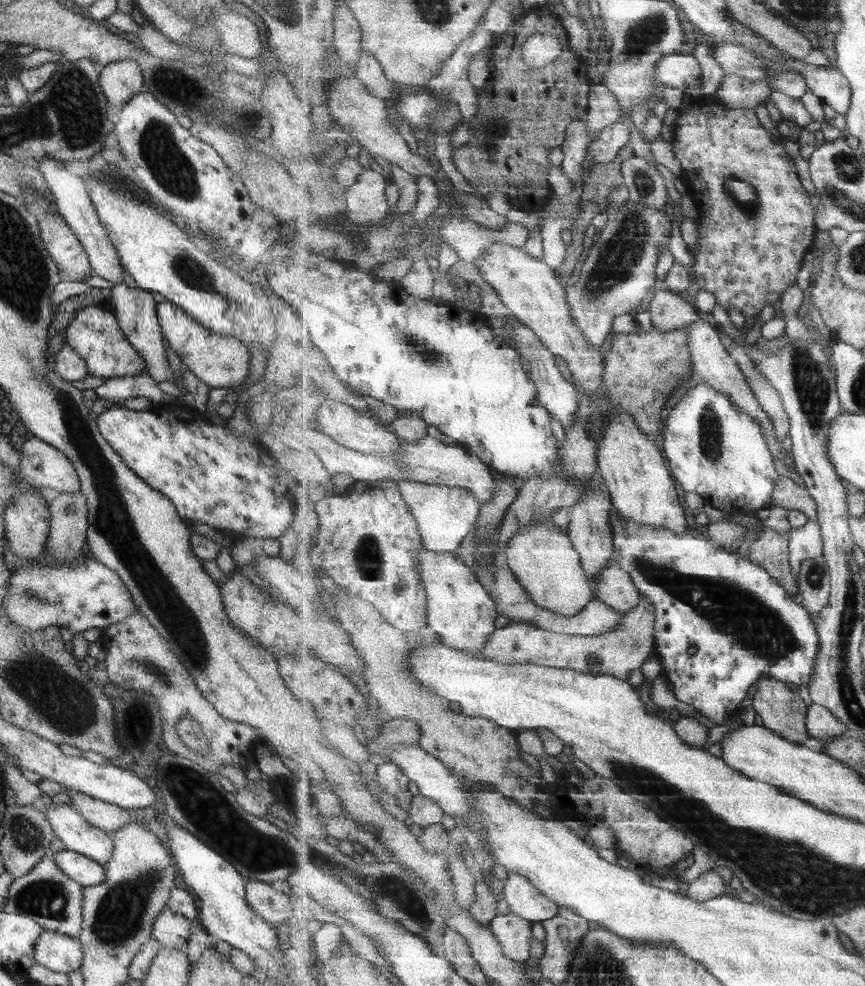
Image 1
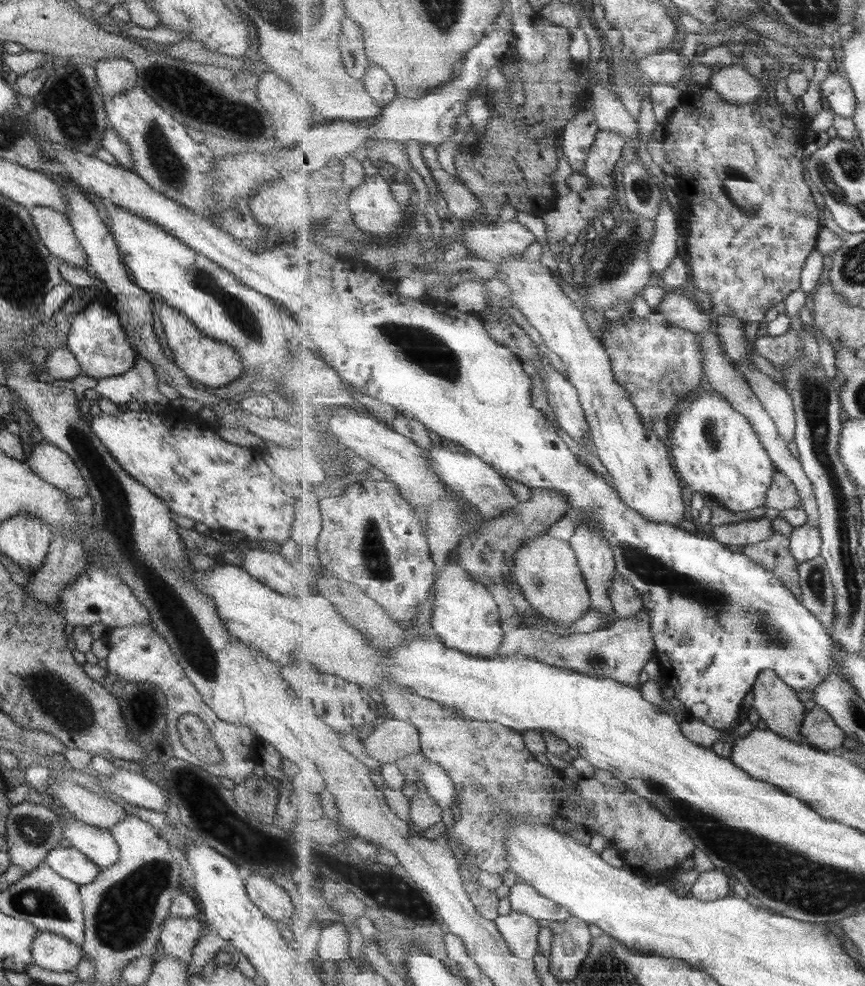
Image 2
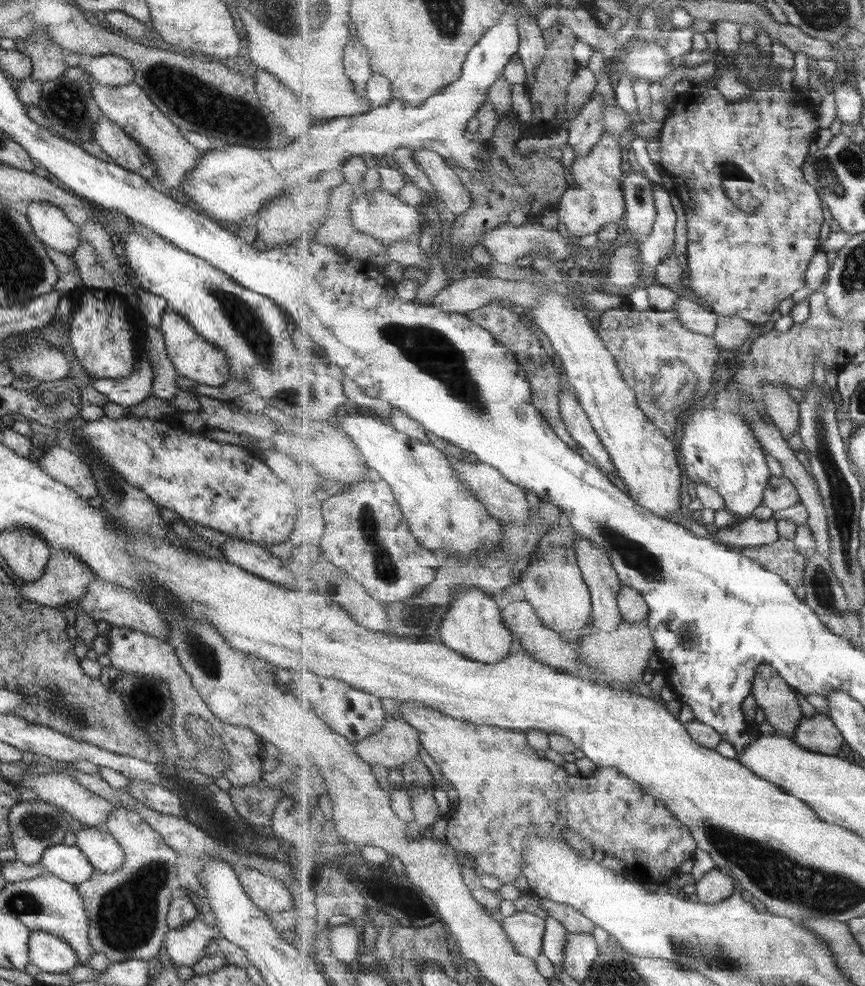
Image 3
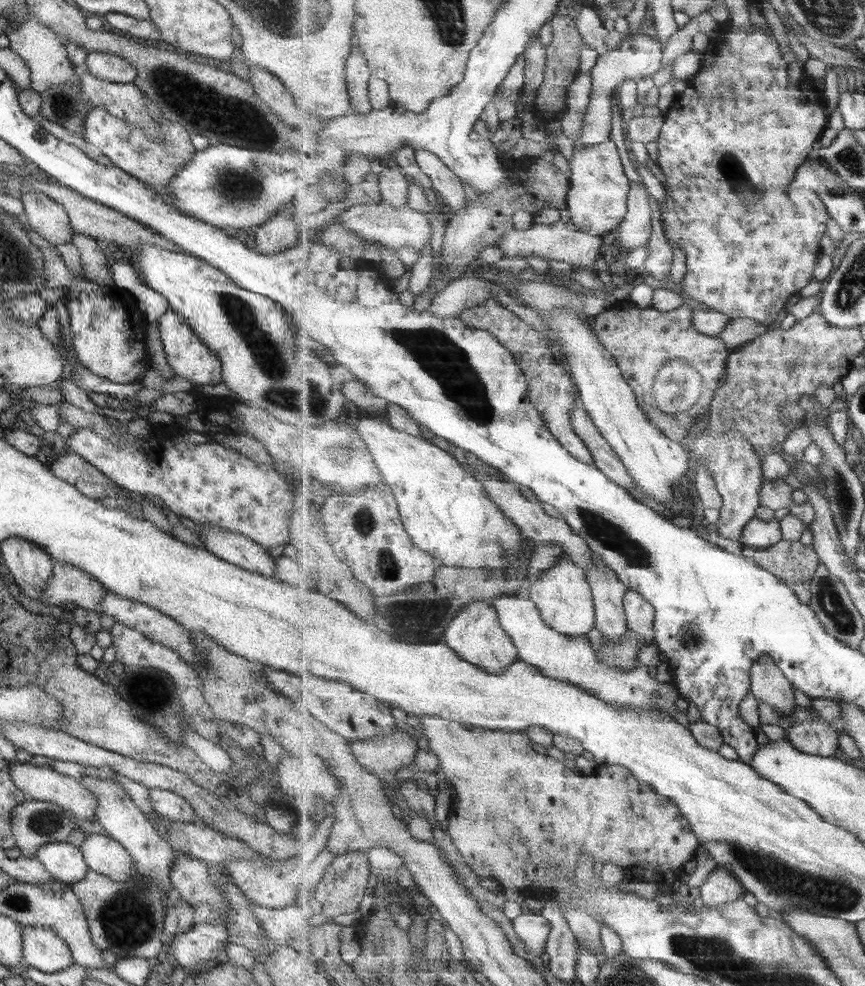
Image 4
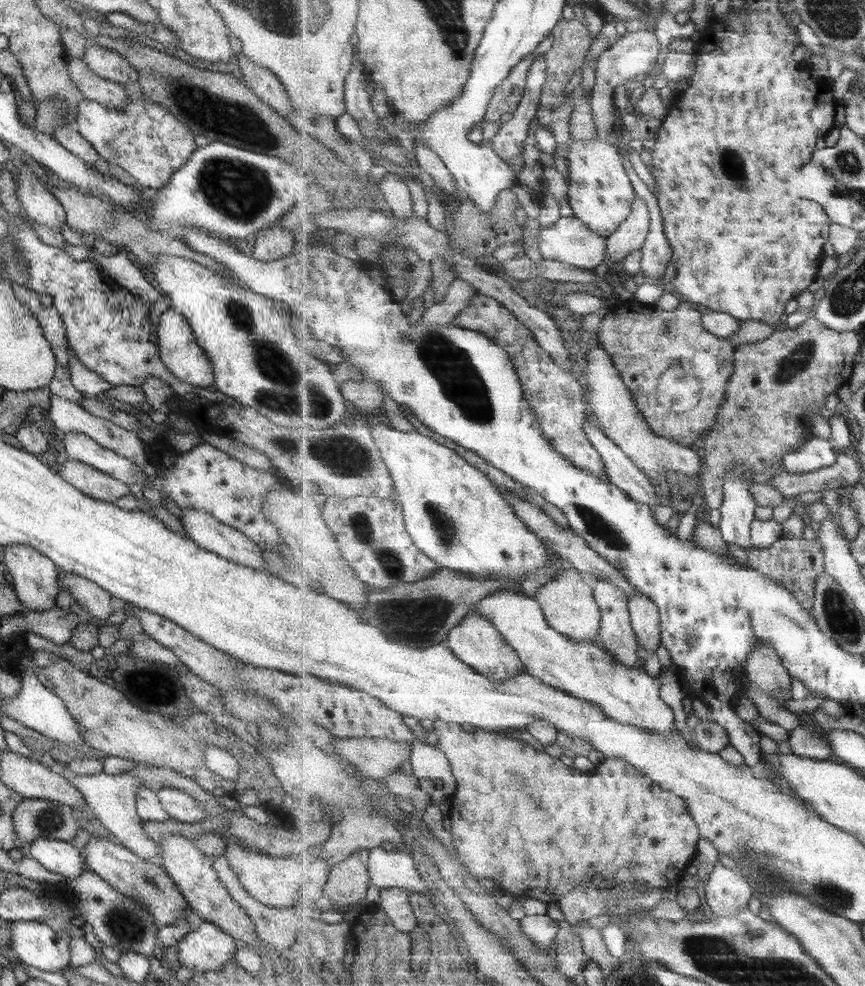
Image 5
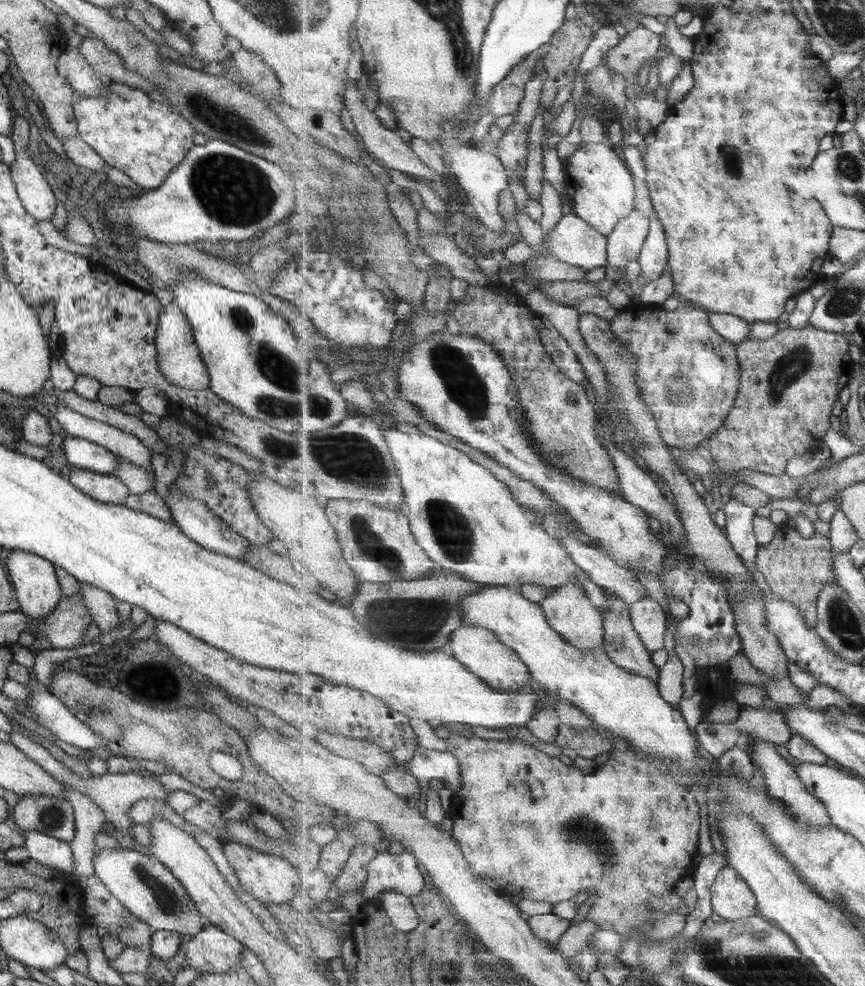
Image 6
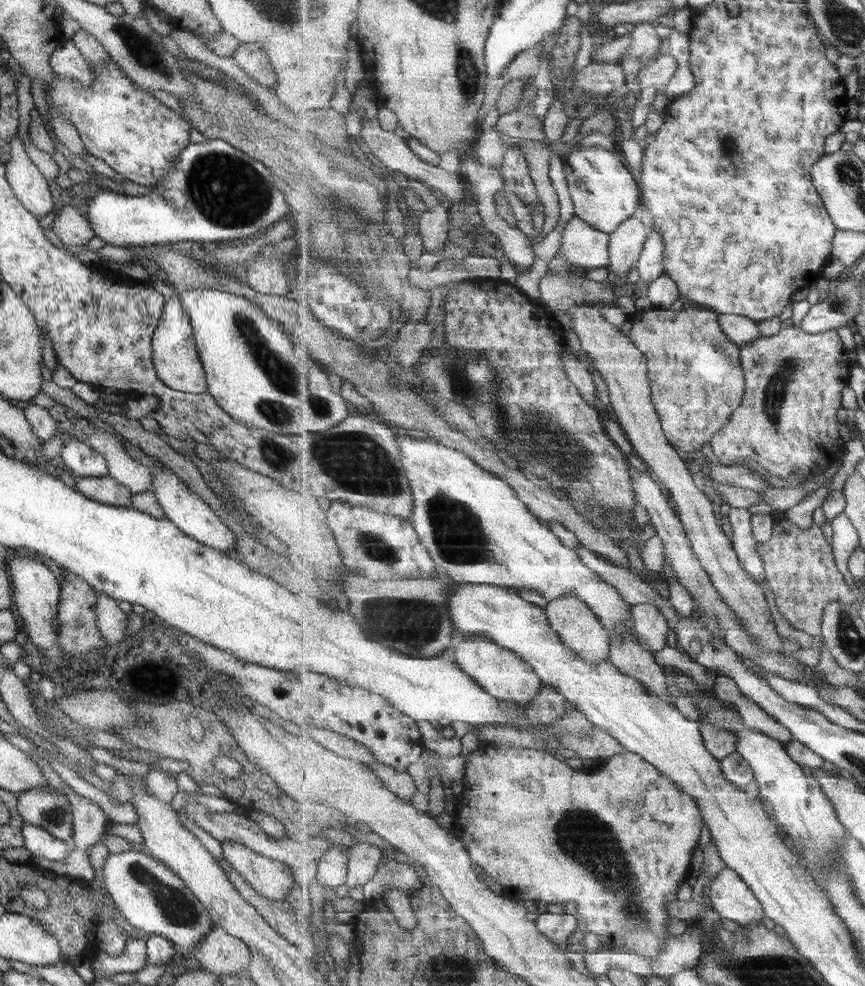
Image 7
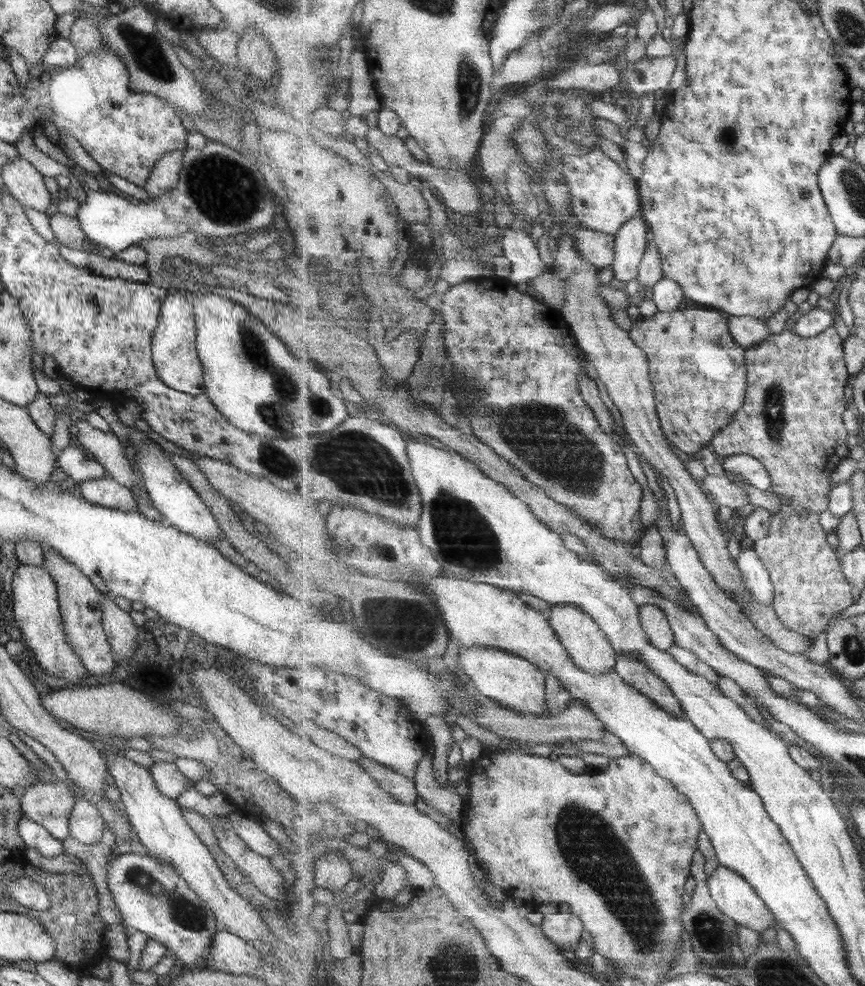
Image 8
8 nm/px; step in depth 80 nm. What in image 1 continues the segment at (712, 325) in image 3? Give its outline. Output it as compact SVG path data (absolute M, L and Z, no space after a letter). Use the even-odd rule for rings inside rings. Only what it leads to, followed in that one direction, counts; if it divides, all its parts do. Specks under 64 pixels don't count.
M657 290L647 310L654 326L664 331L685 329L700 320L696 308L687 299L669 290Z

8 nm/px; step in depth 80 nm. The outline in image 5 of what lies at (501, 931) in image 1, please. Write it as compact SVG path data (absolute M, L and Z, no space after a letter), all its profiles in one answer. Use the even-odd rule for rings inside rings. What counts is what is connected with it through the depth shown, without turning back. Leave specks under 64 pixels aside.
M525 915L521 920L525 934L542 950L554 946L557 935L560 933L560 924L557 919L549 915Z

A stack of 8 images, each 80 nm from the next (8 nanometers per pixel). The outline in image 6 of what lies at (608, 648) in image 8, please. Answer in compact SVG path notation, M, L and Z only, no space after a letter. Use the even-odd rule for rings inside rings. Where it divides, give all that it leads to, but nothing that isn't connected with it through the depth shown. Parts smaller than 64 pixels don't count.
M568 582L555 590L549 590L540 603L553 630L560 631L564 638L581 650L593 650L604 646L604 615L588 597L588 591L577 582Z

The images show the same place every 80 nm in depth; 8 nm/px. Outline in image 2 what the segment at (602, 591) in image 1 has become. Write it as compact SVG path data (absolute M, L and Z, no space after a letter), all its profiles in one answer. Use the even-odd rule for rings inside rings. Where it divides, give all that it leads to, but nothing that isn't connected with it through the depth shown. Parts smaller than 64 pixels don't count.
M618 572L610 588L610 597L617 618L631 618L644 609L644 599L641 598L640 591L628 581L628 578Z

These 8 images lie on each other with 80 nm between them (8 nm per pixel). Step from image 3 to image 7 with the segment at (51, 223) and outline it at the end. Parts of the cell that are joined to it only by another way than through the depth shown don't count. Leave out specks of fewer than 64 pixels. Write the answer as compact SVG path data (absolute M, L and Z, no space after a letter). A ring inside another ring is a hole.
M19 138L7 145L8 159L2 165L4 177L25 210L39 219L53 208L47 181L24 153Z

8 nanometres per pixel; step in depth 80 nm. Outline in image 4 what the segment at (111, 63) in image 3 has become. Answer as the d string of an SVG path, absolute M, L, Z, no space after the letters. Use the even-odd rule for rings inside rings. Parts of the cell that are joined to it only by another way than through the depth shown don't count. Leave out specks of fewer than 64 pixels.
M88 52L83 68L101 80L112 83L132 83L136 70L117 55L104 52Z

